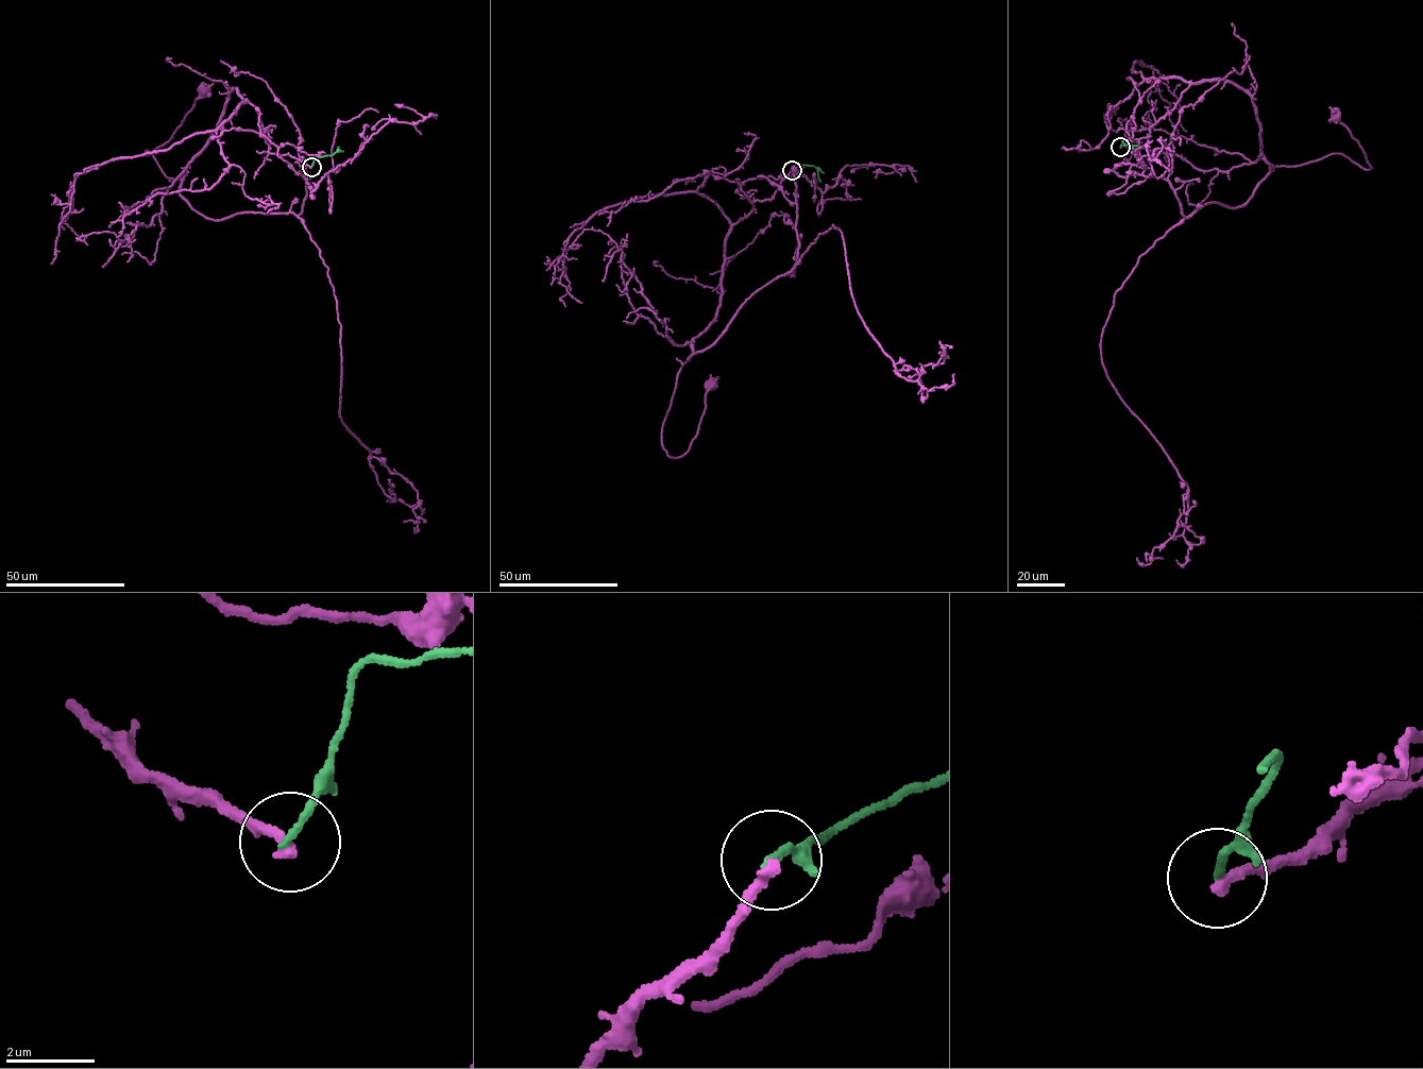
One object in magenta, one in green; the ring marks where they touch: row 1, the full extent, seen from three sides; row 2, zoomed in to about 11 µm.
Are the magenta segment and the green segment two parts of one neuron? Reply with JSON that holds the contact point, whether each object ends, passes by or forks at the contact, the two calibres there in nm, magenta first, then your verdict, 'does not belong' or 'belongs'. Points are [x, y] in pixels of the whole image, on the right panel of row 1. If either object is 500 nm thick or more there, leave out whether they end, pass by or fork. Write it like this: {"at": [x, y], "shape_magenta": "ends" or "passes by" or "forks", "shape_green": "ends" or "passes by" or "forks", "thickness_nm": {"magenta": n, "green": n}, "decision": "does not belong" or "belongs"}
{"at": [1120, 147], "shape_magenta": "ends", "shape_green": "ends", "thickness_nm": {"magenta": 280, "green": 160}, "decision": "does not belong"}

